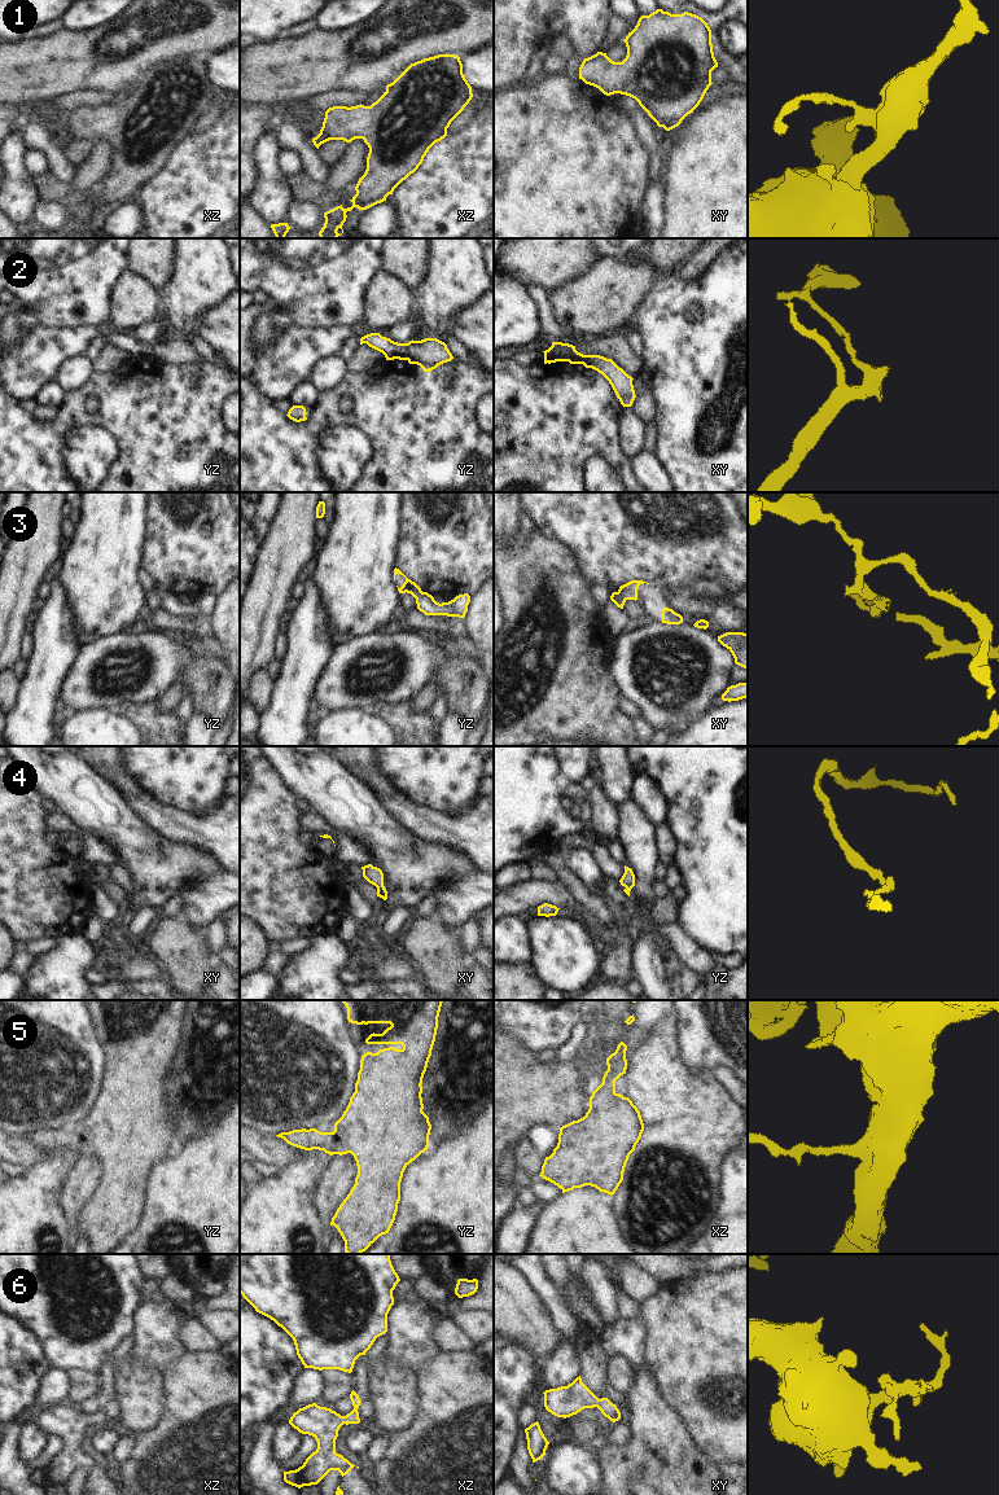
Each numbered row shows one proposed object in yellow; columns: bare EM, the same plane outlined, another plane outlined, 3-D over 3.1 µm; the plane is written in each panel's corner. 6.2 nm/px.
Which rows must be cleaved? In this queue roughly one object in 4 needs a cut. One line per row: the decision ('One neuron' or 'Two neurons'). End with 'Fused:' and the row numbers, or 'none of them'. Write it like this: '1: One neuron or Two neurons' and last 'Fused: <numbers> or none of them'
1: One neuron
2: Two neurons
3: One neuron
4: One neuron
5: One neuron
6: One neuron
Fused: 2

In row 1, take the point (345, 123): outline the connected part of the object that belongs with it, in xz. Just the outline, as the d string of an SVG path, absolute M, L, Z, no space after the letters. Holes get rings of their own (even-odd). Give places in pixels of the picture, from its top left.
M438 54L411 63L393 83L386 86L384 95L371 106L333 106L325 111L320 133L312 139L319 146L329 140L351 143L363 139L369 148L367 170L359 179L356 194L350 200L351 207L342 205L324 212L325 223L319 232L320 238L337 238L343 233L346 212L354 207L367 210L386 201L394 189L413 174L422 163L429 149L447 136L451 122L472 100L472 87L463 74L459 56Z

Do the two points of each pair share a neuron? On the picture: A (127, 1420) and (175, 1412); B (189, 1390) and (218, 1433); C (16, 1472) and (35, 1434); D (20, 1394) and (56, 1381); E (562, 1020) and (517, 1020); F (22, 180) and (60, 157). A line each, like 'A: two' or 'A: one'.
A: two
B: one
C: two
D: two
E: one
F: two

